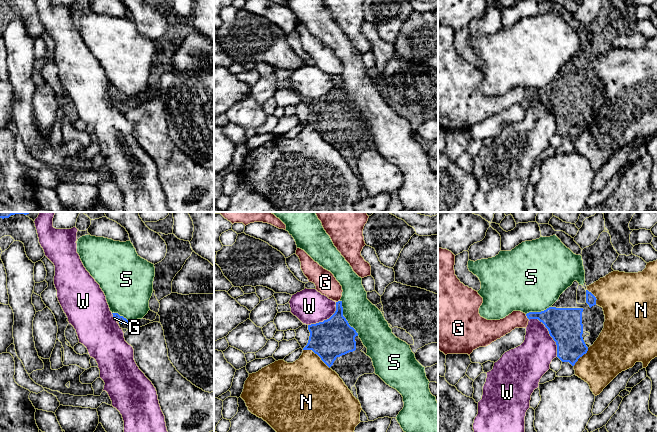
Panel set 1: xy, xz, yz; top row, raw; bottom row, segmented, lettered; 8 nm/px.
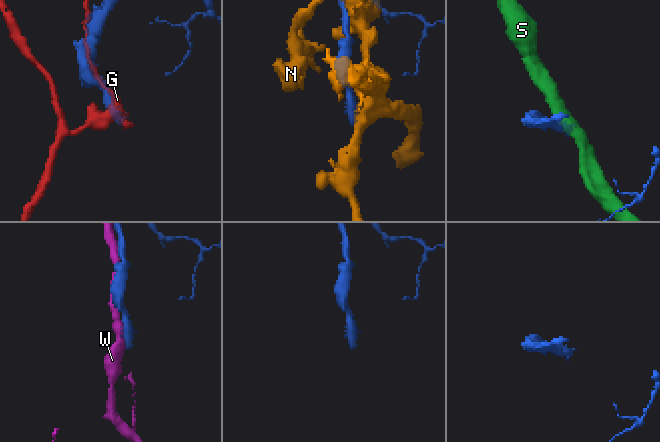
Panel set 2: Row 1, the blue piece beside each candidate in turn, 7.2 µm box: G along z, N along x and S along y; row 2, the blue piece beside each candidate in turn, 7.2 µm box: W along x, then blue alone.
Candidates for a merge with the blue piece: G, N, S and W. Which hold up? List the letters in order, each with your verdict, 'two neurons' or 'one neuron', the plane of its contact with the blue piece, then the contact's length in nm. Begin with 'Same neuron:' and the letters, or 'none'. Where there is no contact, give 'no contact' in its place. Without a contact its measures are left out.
Same neuron: none
G: two neurons; contact in yz; length 60 nm
N: two neurons; contact in xz; length 260 nm
S: two neurons; contact in xz; length 320 nm
W: two neurons; contact in yz; length 380 nm

